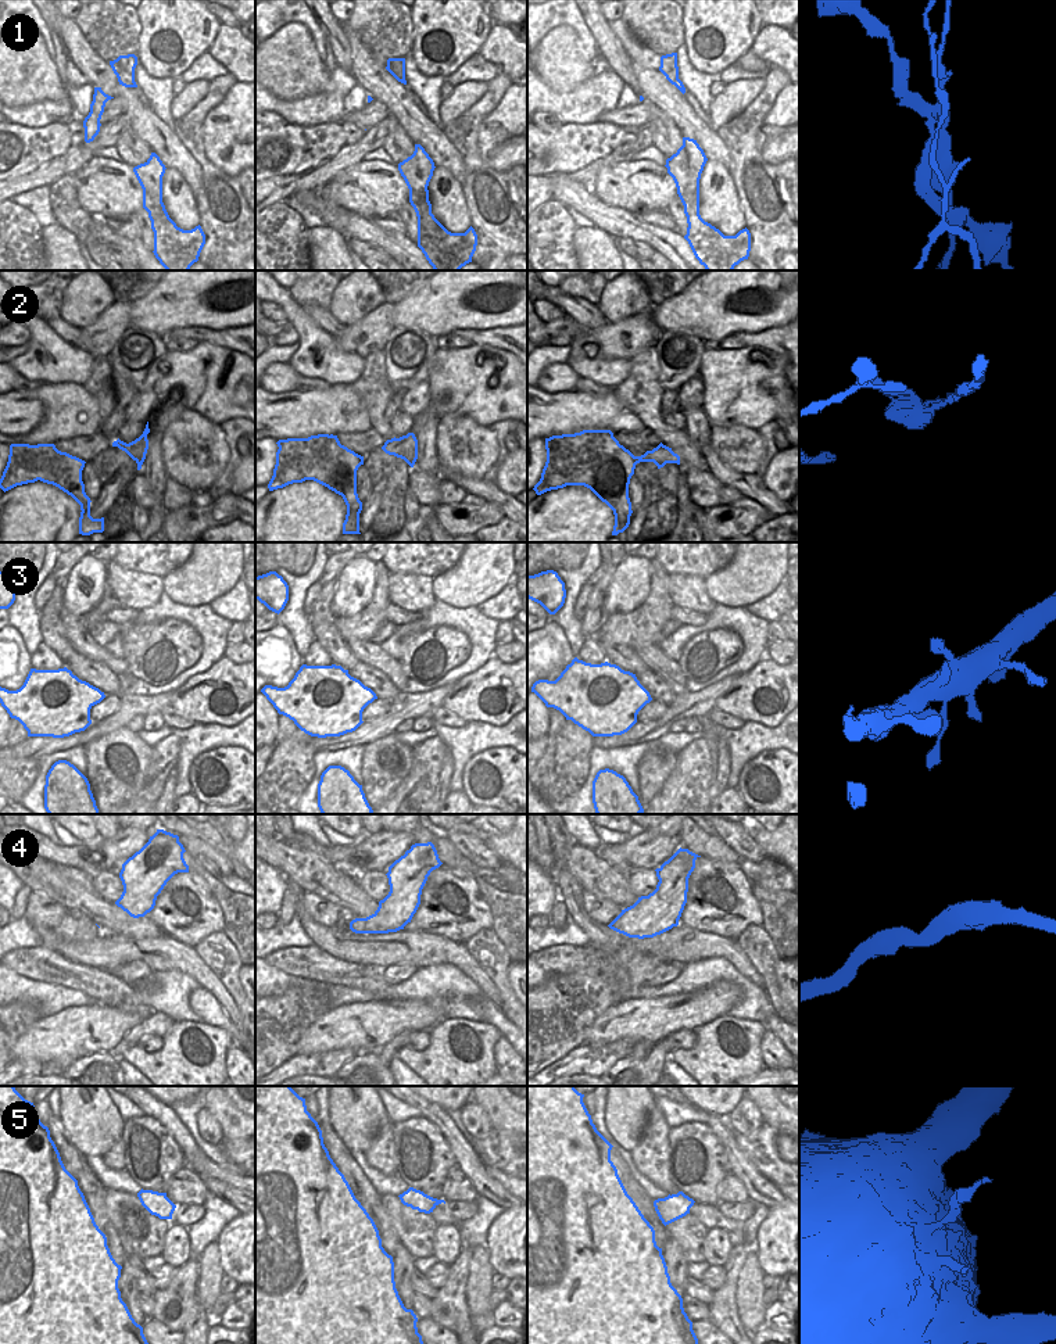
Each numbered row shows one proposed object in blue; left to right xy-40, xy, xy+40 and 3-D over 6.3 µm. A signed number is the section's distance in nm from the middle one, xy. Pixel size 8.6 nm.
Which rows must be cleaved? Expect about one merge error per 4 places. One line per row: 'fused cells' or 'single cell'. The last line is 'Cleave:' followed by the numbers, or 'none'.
1: fused cells
2: fused cells
3: single cell
4: single cell
5: fused cells
Cleave: 1, 2, 5

